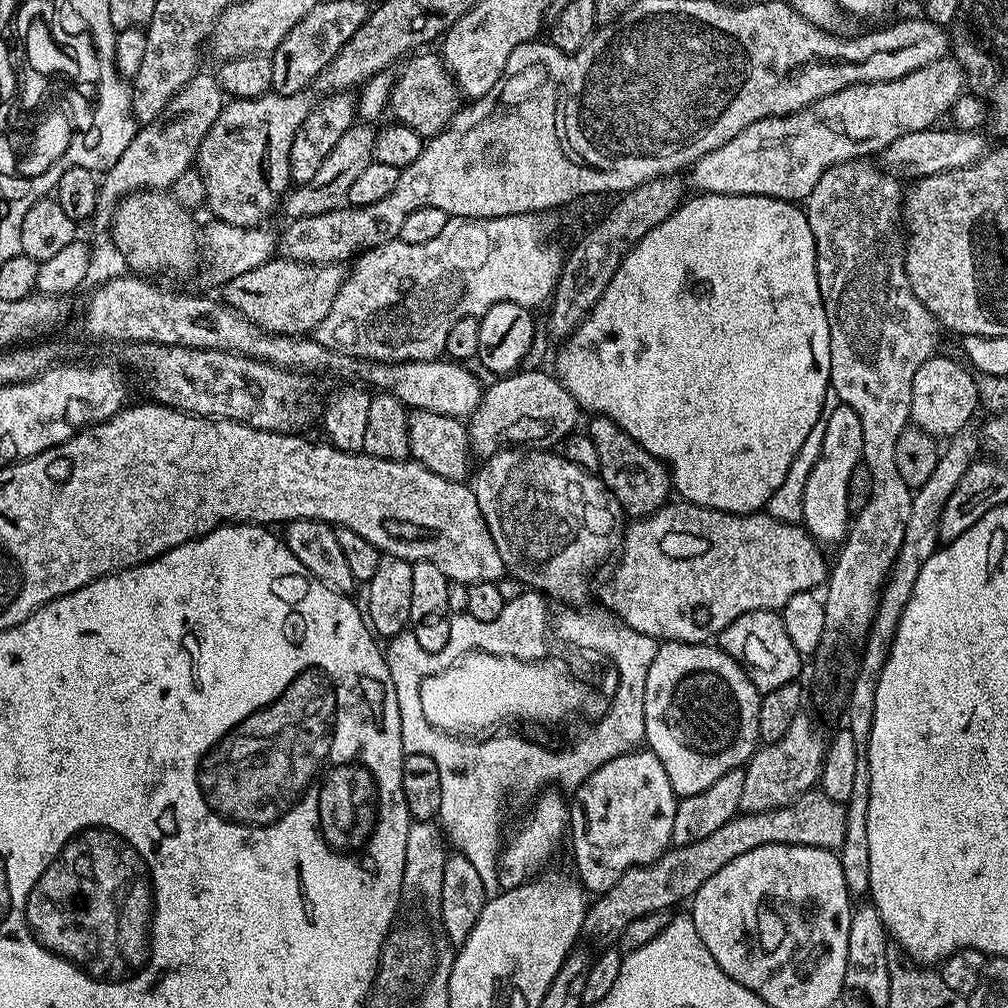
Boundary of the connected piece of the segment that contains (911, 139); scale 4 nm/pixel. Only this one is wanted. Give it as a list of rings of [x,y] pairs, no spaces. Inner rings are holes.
[[[933,126],[926,130],[918,130],[914,134],[904,134],[902,138],[894,138],[890,146],[879,153],[878,160],[885,172],[897,177],[909,176],[915,182],[923,176],[942,174],[946,170],[965,168],[977,164],[986,155],[983,131],[971,132],[951,126]],[[881,160],[881,161],[880,161]]]

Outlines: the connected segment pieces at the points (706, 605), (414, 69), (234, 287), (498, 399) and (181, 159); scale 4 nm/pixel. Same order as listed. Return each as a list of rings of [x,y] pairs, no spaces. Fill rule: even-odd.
[[[669,502],[647,518],[633,519],[623,529],[616,565],[604,588],[602,604],[626,627],[658,642],[681,640],[703,644],[719,637],[721,630],[744,612],[778,610],[794,594],[819,589],[819,584],[821,587],[830,575],[830,564],[824,561],[823,551],[800,524],[775,520],[763,511],[735,516],[697,504]]]
[[[432,50],[417,51],[415,54],[409,55],[399,65],[400,72],[395,73],[387,105],[390,112],[396,115],[393,117],[399,123],[417,132],[421,138],[431,138],[438,135],[458,111],[456,85],[448,75],[448,69],[445,68],[443,59],[437,53],[435,56],[434,53],[428,51]]]
[[[273,258],[262,266],[254,266],[254,270],[246,270],[246,274],[238,274],[238,278],[226,281],[222,286],[222,300],[262,330],[274,332],[277,336],[306,336],[315,333],[322,318],[326,318],[332,309],[345,275],[343,263],[307,264]]]
[[[517,370],[501,375],[492,385],[485,387],[476,411],[467,421],[468,445],[476,458],[487,458],[509,446],[556,446],[573,432],[577,431],[576,419],[582,416],[581,405],[560,385],[555,375],[544,372],[524,372]]]
[[[197,71],[196,75],[170,98],[164,115],[153,124],[137,127],[134,138],[126,150],[122,150],[122,158],[114,162],[114,166],[103,173],[99,181],[100,201],[96,203],[94,224],[107,229],[112,223],[112,213],[121,199],[132,192],[141,190],[168,190],[186,169],[193,167],[196,154],[202,146],[202,138],[214,126],[214,118],[224,109],[226,97],[220,89],[215,75]]]

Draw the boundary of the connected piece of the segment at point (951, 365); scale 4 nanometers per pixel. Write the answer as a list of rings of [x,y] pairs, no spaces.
[[[937,354],[918,366],[918,374],[914,374],[914,386],[910,390],[911,423],[926,434],[937,438],[956,436],[971,425],[968,423],[972,415],[981,407],[977,377],[961,364],[948,356]]]

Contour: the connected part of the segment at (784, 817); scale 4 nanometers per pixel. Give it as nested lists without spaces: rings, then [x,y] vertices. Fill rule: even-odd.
[[[819,790],[804,792],[793,804],[781,808],[738,814],[726,822],[726,826],[714,830],[714,834],[702,838],[702,842],[690,842],[690,846],[681,848],[669,847],[653,864],[626,870],[626,874],[622,874],[610,890],[599,893],[587,905],[583,935],[592,940],[619,941],[631,920],[642,918],[642,914],[675,909],[675,904],[683,900],[684,903],[691,901],[699,888],[714,878],[726,862],[734,862],[738,854],[746,854],[746,850],[754,850],[758,846],[797,844],[838,850],[846,838],[847,814],[845,805],[834,802],[834,798],[826,798],[826,794]]]

